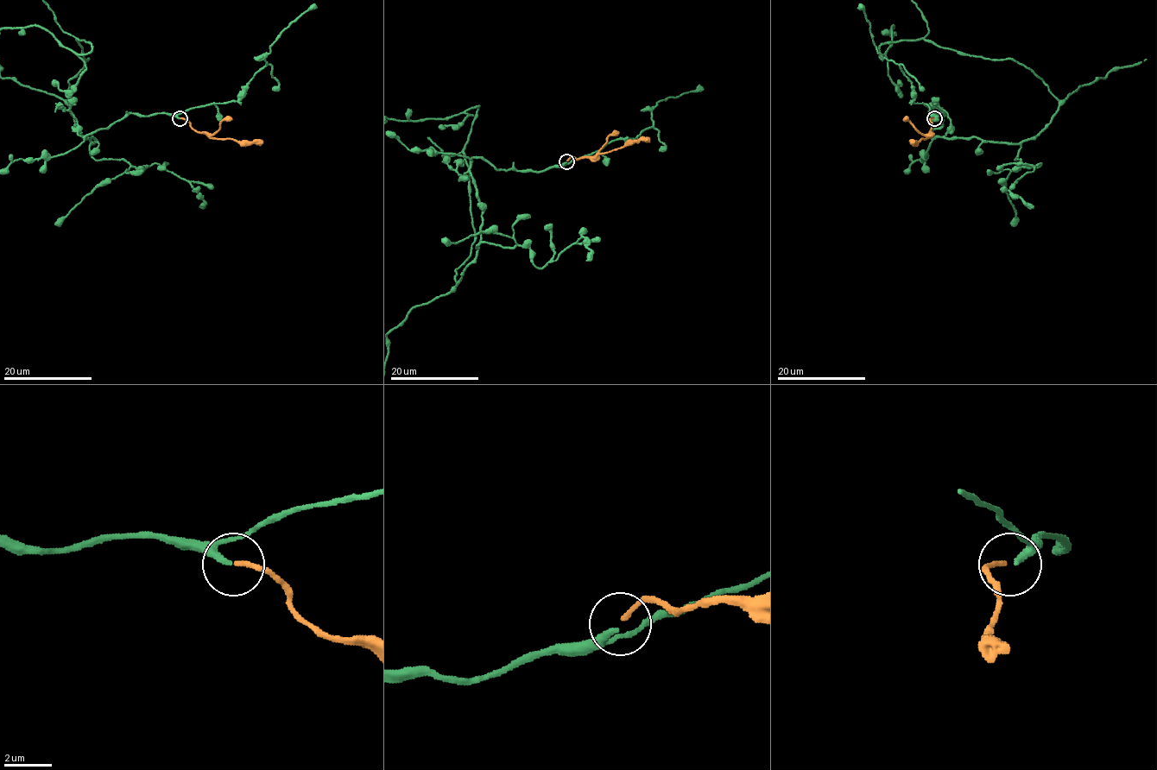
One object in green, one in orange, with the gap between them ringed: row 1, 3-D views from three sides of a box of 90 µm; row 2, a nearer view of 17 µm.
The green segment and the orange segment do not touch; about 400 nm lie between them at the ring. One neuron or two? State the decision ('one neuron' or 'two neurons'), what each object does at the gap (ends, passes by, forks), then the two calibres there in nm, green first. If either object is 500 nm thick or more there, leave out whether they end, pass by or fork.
one neuron; green ends there; orange ends there; 240 nm thick on the green side, 190 nm on the other

